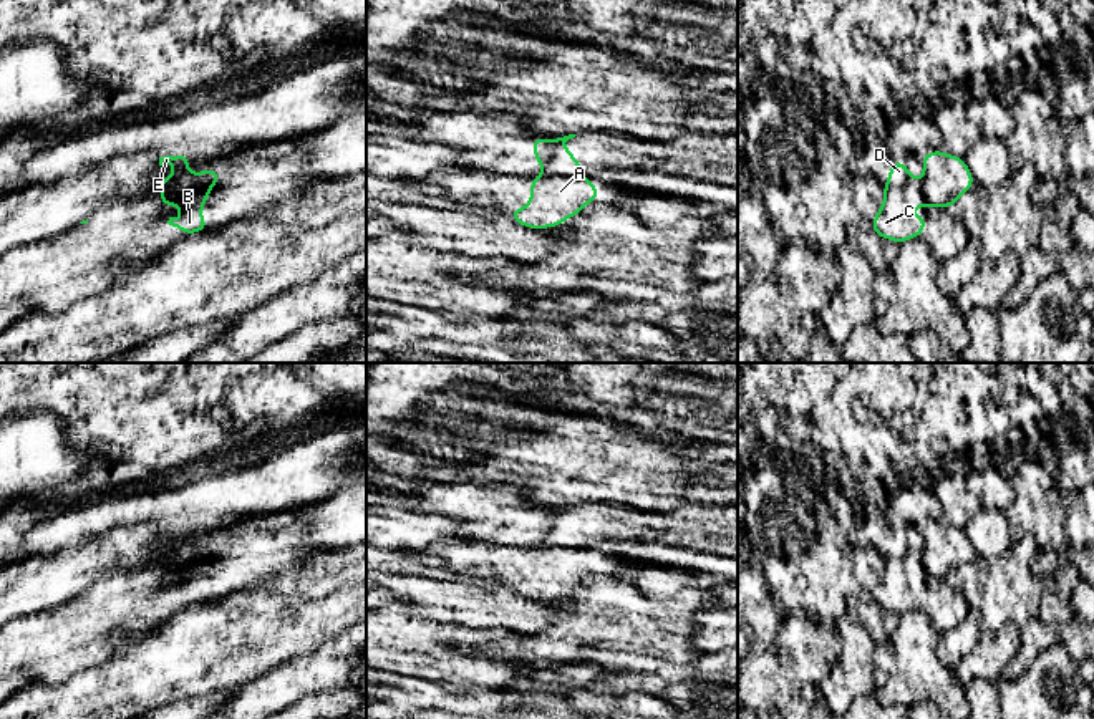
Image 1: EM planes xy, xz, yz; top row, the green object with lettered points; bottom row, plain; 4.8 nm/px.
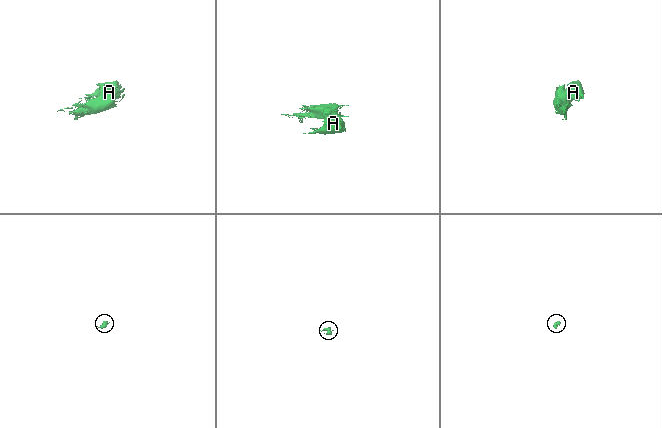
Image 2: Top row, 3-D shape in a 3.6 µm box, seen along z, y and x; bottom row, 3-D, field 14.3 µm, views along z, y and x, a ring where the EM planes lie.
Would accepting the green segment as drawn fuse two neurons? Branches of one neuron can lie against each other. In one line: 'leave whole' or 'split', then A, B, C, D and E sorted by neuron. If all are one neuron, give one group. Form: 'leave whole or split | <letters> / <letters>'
split | A E / B C D

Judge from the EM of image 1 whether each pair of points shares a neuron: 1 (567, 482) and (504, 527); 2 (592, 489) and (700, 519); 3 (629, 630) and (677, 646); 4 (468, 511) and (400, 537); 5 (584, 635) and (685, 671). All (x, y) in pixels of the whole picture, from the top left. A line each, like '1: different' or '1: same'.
1: different
2: different
3: same
4: different
5: same

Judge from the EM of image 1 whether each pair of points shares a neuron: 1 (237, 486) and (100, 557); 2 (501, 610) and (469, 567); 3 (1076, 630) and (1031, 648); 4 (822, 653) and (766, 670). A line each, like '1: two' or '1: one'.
1: two
2: two
3: one
4: one

